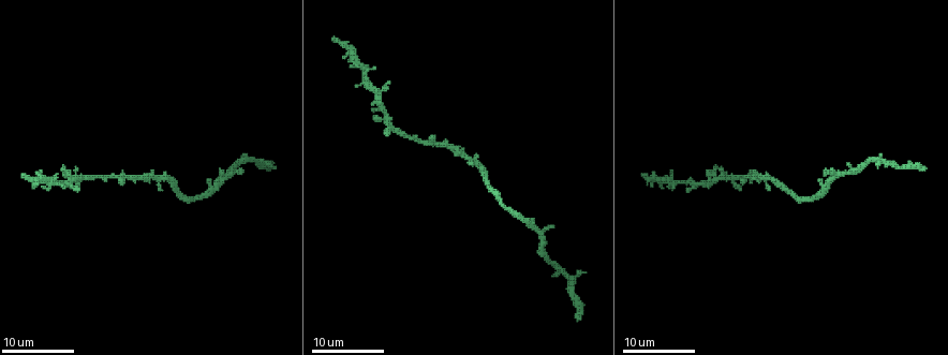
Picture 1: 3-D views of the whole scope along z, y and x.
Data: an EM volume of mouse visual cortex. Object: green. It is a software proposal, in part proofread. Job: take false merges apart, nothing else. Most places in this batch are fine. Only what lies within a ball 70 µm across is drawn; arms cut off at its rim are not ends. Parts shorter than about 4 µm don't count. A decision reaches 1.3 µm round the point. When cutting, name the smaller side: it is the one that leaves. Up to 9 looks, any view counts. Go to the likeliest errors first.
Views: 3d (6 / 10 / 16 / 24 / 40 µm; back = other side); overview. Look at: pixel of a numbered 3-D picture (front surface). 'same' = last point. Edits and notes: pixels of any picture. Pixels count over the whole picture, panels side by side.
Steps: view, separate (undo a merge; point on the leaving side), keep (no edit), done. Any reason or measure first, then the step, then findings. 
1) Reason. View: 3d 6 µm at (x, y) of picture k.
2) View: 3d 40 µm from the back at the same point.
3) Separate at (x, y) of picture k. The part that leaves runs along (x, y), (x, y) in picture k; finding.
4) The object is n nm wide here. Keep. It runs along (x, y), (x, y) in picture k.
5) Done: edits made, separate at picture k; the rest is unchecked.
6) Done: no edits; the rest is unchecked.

Thick turns thin. View: 3d 24 µm at (860, 170) of picture 1.

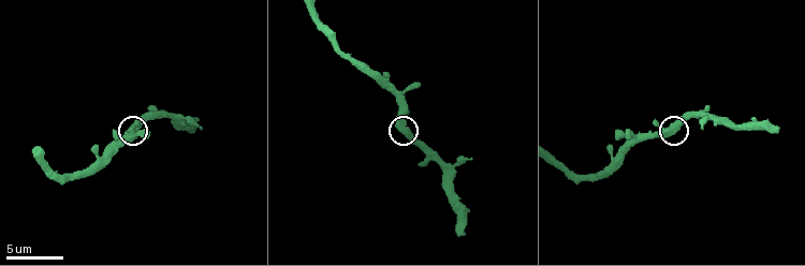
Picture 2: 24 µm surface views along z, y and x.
View: 3d 6 µm at (670, 130) of picture 2.

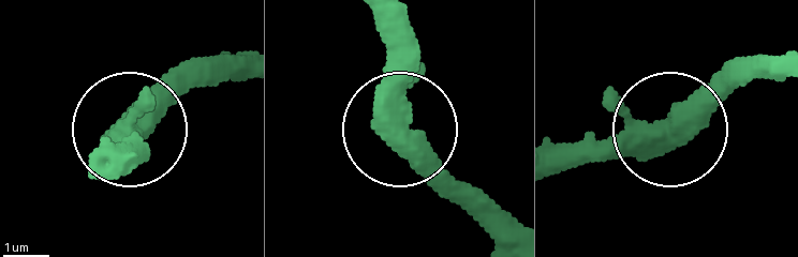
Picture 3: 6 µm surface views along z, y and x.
Keep. It runs along (105, 162), (209, 58) in picture 3; continuous, no second cell.

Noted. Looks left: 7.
Four or more arms meet. View: 3d 24 µm at (767, 177) of picture 1.

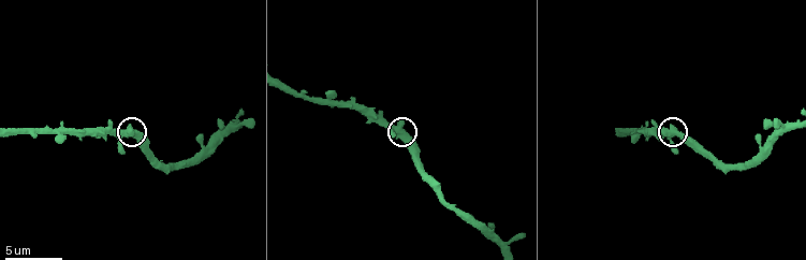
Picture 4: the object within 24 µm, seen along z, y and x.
View: 3d 10 µm at (676, 130) of picture 4.

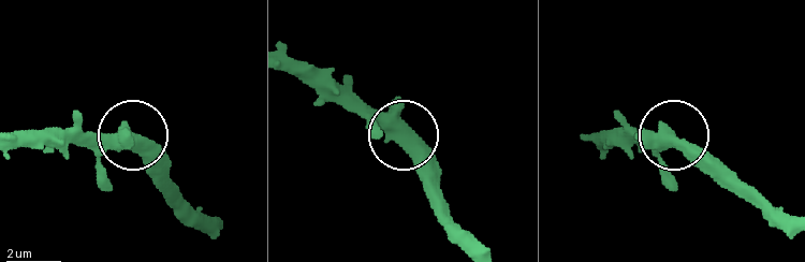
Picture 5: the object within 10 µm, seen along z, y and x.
The object is 400 nm wide here. Keep. One cell here.

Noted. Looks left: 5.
Two arms in line, one across. View: 3d 16 µm at (55, 181) of picture 1.

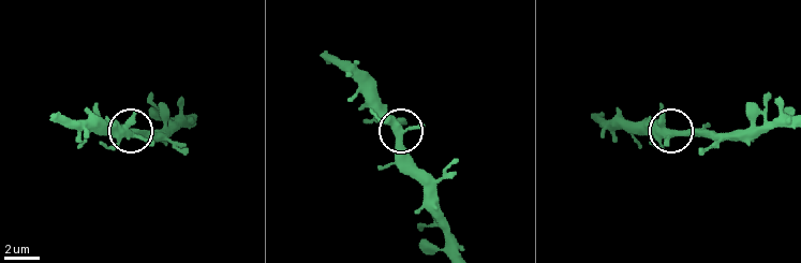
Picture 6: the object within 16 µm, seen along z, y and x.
View: 3d 10 µm at (676, 133) of picture 6.

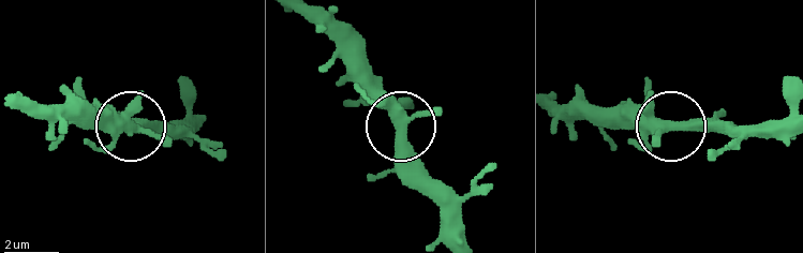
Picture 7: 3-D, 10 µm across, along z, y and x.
Keep. It runs along (465, 238), (460, 210), (393, 113), (341, 60) in picture 7; continuous, no second cell.

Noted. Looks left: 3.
Sudden change in width. View: 3d 16 µm at (464, 213) of picture 4.

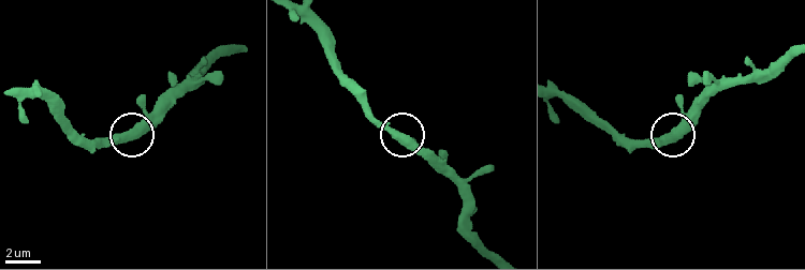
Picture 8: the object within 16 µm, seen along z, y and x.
The object is 460 nm wide here. Keep. One cell here.

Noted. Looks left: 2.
Done: no edits; the rest is unchecked.

